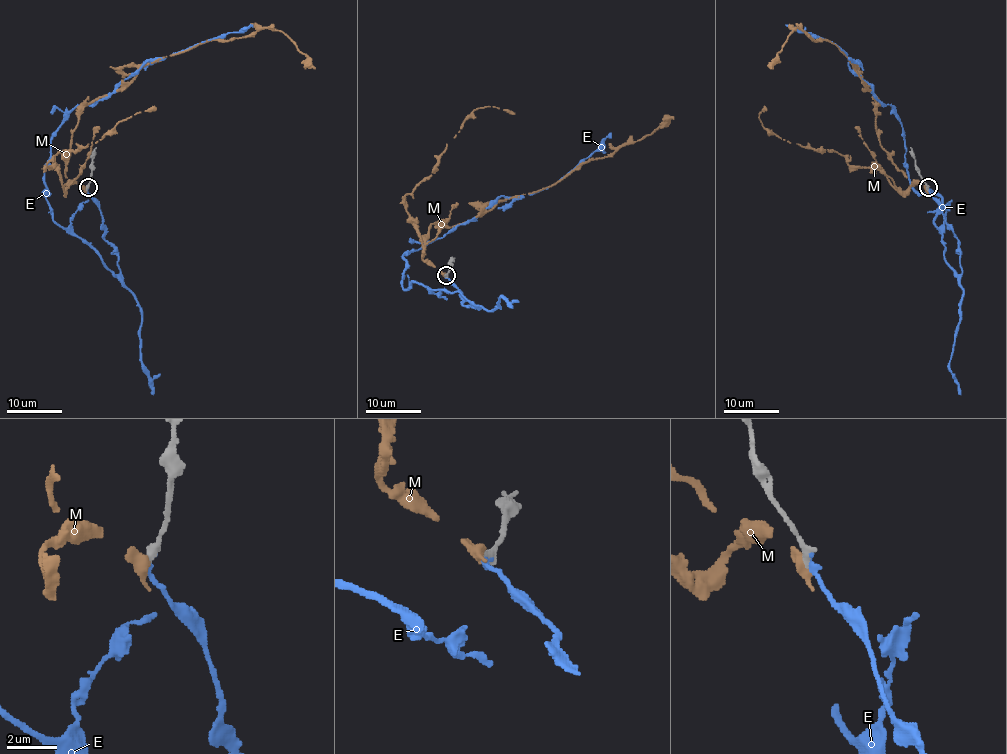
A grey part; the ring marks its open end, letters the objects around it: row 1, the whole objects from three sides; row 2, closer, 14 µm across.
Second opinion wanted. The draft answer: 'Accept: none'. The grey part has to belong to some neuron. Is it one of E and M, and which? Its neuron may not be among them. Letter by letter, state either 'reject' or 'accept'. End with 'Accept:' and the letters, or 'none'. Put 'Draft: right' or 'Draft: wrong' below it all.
E: accept
M: reject
Accept: E
Draft: wrong

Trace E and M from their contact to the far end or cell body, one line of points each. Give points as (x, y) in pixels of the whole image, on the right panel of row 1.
E: (928, 187), (957, 240), (960, 275), (934, 222), (939, 197), (913, 187), (895, 109), (835, 44), (785, 24)
M: (927, 188), (913, 183), (881, 145), (875, 123), (879, 101), (835, 44), (814, 40), (797, 28), (770, 69)

